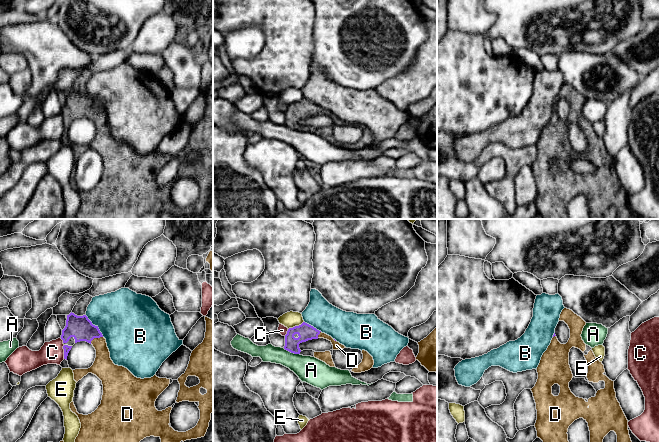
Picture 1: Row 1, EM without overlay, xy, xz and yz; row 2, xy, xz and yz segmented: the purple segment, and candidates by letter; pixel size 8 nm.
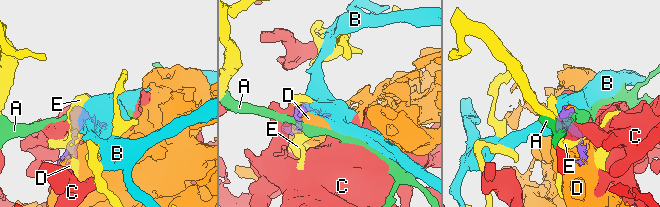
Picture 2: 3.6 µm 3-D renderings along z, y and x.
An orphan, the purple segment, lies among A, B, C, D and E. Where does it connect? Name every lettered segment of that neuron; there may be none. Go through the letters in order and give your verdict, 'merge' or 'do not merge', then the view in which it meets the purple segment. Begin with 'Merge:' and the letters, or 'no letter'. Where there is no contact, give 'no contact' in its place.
Merge: D
A: do not merge; meets purple in xz
B: do not merge; meets purple in xy
C: do not merge; meets purple in xy
D: merge; meets purple in xy
E: do not merge; meets purple in xz

